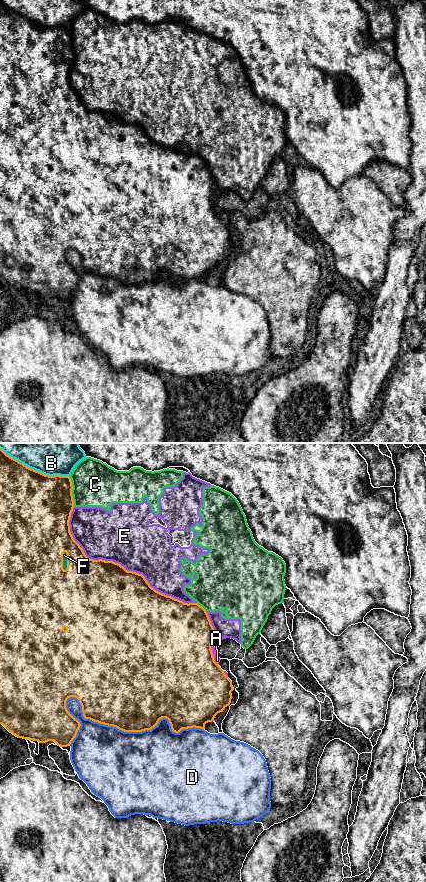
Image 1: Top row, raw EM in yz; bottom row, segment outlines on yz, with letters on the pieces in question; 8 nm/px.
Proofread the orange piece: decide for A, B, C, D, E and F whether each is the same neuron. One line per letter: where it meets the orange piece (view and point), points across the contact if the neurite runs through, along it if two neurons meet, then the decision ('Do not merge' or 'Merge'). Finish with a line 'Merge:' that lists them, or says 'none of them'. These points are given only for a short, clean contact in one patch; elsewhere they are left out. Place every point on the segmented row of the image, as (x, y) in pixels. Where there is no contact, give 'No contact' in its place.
A: Touches orange at yz (212, 653). Do not merge
B: Touches orange at yz (35, 470). Do not merge
C: Touches orange at yz (71, 491). Do not merge
D: Touches orange at yz (132, 731). Do not merge
E: Touches orange at yz (119, 564). Do not merge
F: Touches orange at yz (62, 561). Merge
Merge: F

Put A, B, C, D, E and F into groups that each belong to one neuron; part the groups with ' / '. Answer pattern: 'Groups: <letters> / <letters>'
Groups: A / B / C E / D / F

